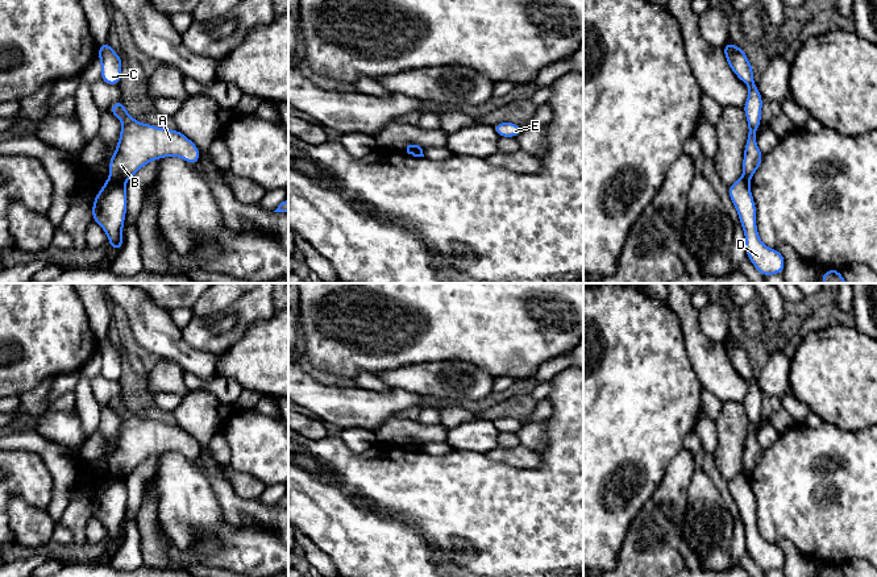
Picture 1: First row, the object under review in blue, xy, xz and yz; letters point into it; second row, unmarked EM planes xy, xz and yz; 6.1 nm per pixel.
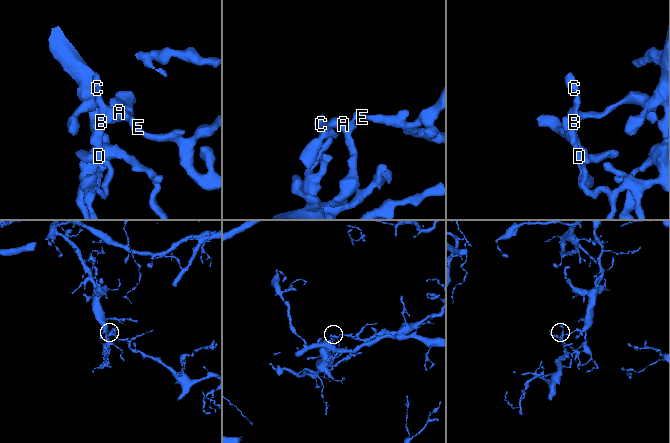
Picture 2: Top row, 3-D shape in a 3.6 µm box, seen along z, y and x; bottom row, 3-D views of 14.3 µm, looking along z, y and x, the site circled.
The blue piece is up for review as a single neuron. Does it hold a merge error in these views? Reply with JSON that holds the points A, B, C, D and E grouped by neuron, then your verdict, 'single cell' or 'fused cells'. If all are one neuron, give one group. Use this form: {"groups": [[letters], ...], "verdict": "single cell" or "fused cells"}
{"groups": [["A", "B", "C", "E"], ["D"]], "verdict": "fused cells"}

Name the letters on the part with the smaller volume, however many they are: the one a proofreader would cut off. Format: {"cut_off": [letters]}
{"cut_off": ["A", "B", "C", "E"]}

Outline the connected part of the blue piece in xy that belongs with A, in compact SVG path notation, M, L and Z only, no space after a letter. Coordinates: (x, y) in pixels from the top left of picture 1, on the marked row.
M121 100L115 101L108 113L122 123L119 144L109 159L109 180L126 182L146 163L163 157L180 157L190 165L199 162L199 148L180 130L138 123Z

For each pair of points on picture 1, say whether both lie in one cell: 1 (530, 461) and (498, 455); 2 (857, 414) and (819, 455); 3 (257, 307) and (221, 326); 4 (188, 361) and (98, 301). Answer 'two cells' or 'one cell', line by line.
1: one cell
2: two cells
3: one cell
4: two cells

